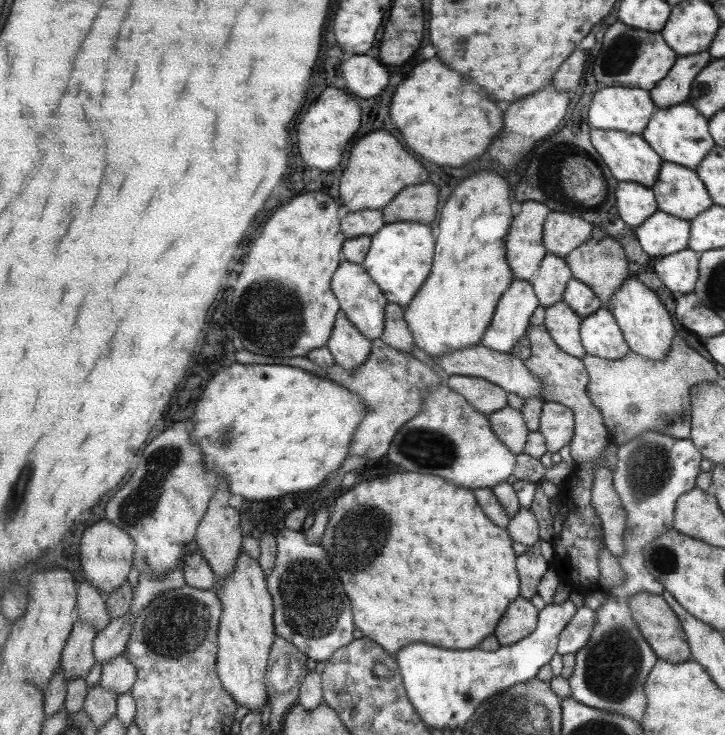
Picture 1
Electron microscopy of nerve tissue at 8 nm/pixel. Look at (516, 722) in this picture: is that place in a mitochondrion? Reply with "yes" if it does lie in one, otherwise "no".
yes

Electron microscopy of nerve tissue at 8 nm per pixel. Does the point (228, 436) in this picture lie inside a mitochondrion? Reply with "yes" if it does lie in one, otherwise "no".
yes

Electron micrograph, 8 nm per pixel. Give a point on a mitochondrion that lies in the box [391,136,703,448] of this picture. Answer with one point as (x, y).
(666, 419)

